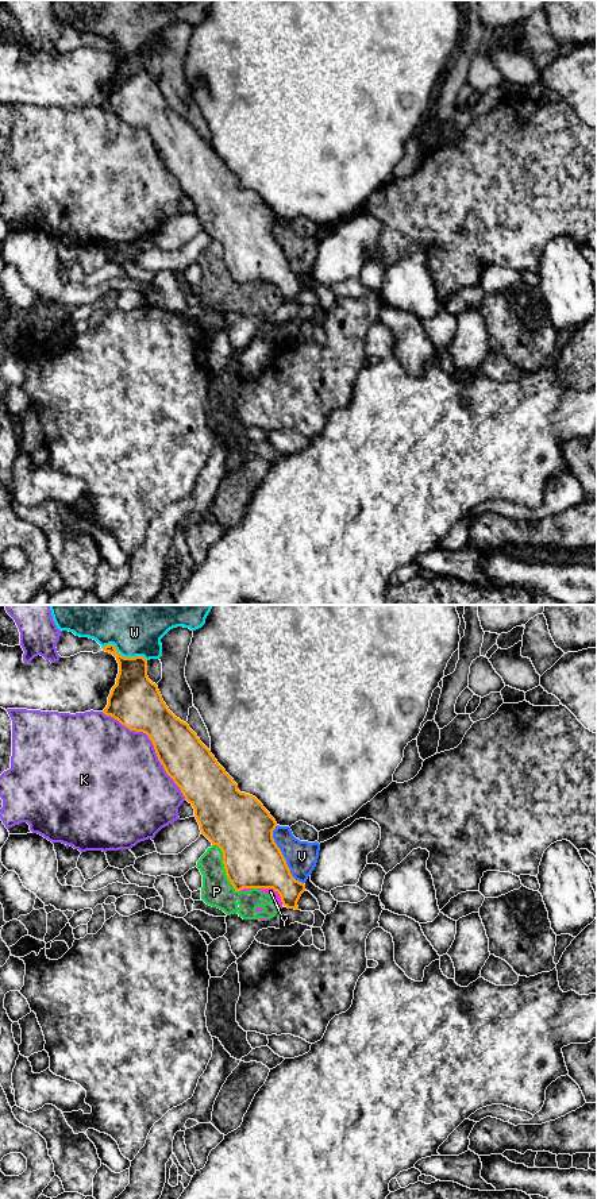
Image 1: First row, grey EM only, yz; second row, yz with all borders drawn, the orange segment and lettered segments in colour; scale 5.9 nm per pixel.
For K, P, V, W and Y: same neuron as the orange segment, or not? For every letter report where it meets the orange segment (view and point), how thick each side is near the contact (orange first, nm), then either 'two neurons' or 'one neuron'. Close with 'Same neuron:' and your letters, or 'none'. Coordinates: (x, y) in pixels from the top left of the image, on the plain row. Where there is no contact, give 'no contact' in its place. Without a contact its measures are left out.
K: yz (153, 139) | 300/480 nm | two neurons
P: yz (224, 262) | 360/190 nm | two neurons
V: yz (282, 251) | 340/190 nm | two neurons
W: yz (123, 51) | 280/420 nm | two neurons
Y: yz (274, 285) | 340/50 nm | two neurons
Same neuron: none

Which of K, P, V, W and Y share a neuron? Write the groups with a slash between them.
K / P V Y / W

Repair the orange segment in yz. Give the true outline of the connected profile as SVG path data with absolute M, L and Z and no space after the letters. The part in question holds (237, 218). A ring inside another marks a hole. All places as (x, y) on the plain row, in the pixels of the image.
M113 39L103 42L103 46L112 49L119 58L116 80L103 108L130 126L149 131L166 169L193 201L201 230L222 244L226 270L235 286L273 284L280 289L284 301L298 305L297 297L305 279L292 271L281 244L274 238L273 225L278 221L276 215L255 192L238 185L238 180L189 120L169 105L158 81L147 72L147 55L143 51L124 53Z

